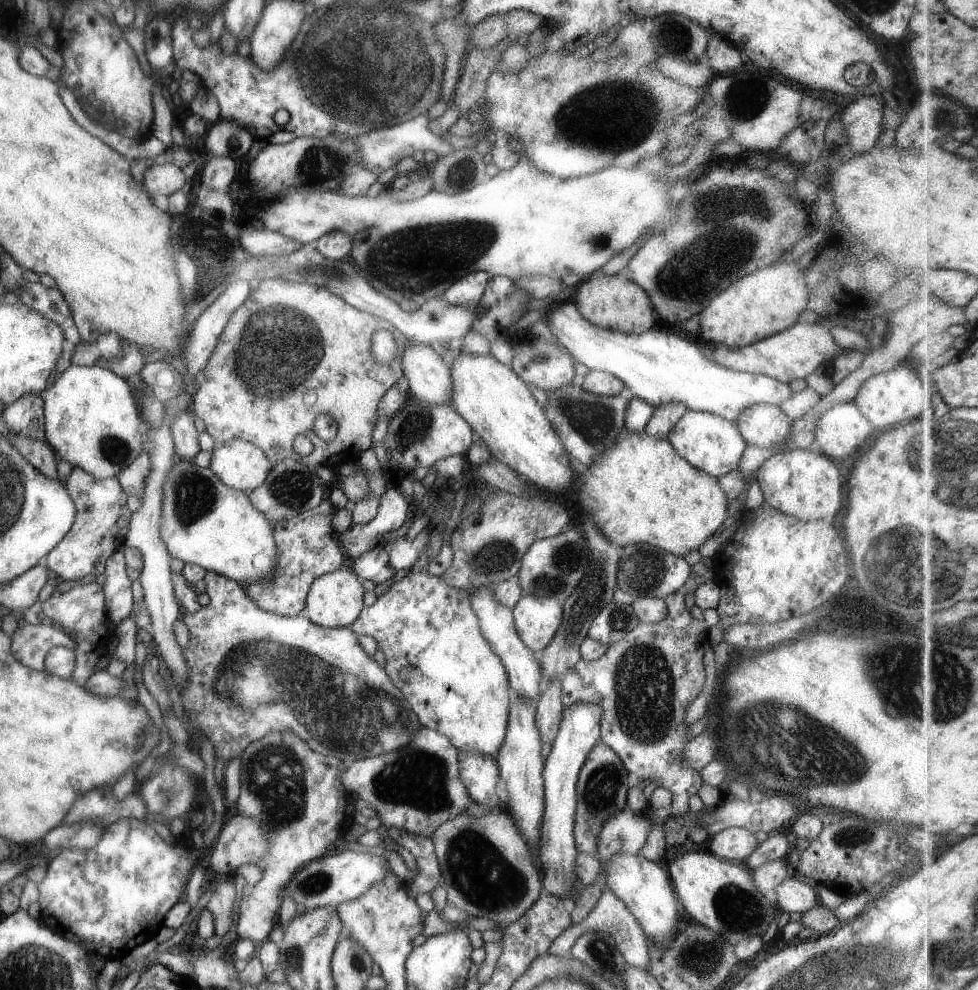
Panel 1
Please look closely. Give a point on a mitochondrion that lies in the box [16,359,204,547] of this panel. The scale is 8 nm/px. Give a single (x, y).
(117, 451)

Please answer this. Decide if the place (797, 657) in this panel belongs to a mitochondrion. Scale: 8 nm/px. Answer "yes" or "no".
no

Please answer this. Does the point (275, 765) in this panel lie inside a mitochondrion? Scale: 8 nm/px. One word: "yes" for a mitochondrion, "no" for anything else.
yes

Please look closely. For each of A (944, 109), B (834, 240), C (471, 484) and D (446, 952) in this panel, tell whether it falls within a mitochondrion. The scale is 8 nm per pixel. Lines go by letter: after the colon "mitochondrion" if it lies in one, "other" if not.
A: mitochondrion
B: other
C: other
D: other

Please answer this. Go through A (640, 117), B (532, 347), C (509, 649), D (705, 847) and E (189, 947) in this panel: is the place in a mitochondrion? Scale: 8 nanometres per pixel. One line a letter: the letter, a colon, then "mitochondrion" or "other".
A: mitochondrion
B: mitochondrion
C: other
D: other
E: other

